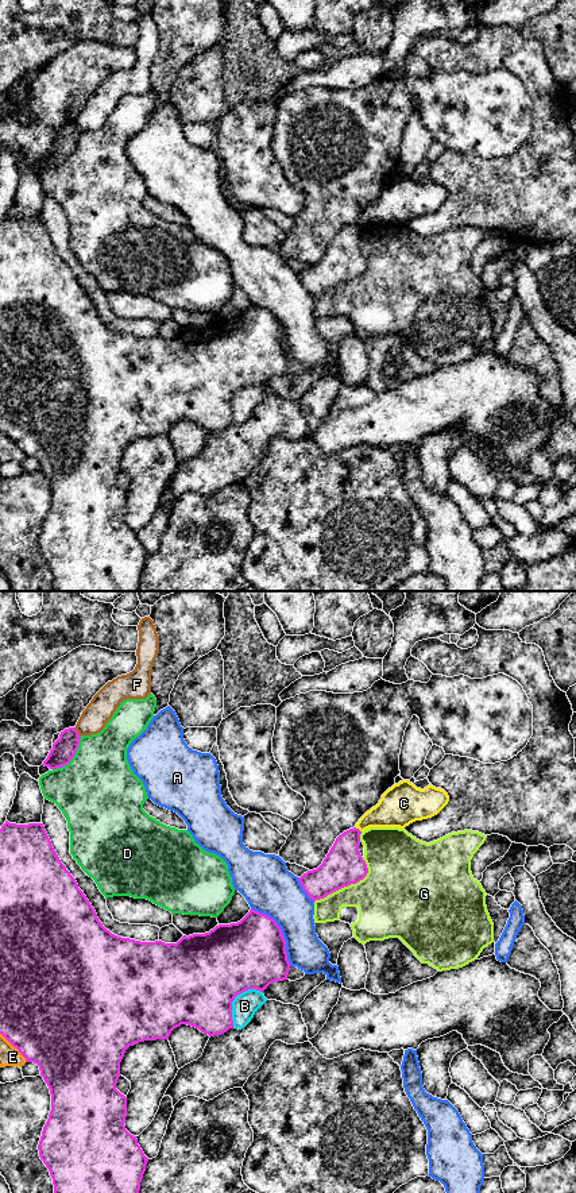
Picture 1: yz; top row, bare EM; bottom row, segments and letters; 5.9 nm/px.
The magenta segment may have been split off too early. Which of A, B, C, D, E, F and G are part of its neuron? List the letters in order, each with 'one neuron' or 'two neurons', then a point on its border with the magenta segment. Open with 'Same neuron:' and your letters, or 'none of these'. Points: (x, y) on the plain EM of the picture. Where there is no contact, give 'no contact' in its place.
Same neuron: none of these
A: two neurons | yz (281, 327)
B: two neurons | yz (234, 394)
C: two neurons | yz (358, 224)
D: two neurons | yz (73, 151)
E: two neurons | yz (15, 441)
F: two neurons | yz (77, 127)
G: two neurons | yz (348, 280)

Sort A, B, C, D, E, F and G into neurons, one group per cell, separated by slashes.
A / B / C / D / E / F / G

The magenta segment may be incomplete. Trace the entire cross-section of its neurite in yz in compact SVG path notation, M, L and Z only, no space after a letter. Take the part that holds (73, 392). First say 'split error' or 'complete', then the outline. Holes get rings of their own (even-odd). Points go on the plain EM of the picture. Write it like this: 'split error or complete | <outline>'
complete | M5 216L0 224L0 429L19 445L27 457L39 462L40 471L50 484L51 506L38 545L53 574L54 591L138 591L148 553L138 540L136 532L125 525L127 493L116 484L125 445L139 437L169 435L171 426L181 420L196 422L209 432L227 428L233 422L232 397L235 393L248 385L263 387L270 379L287 375L290 362L281 323L268 310L255 305L250 305L237 318L219 320L205 329L183 331L177 339L140 337L112 329L98 316L76 274L61 258L43 219L16 220Z

